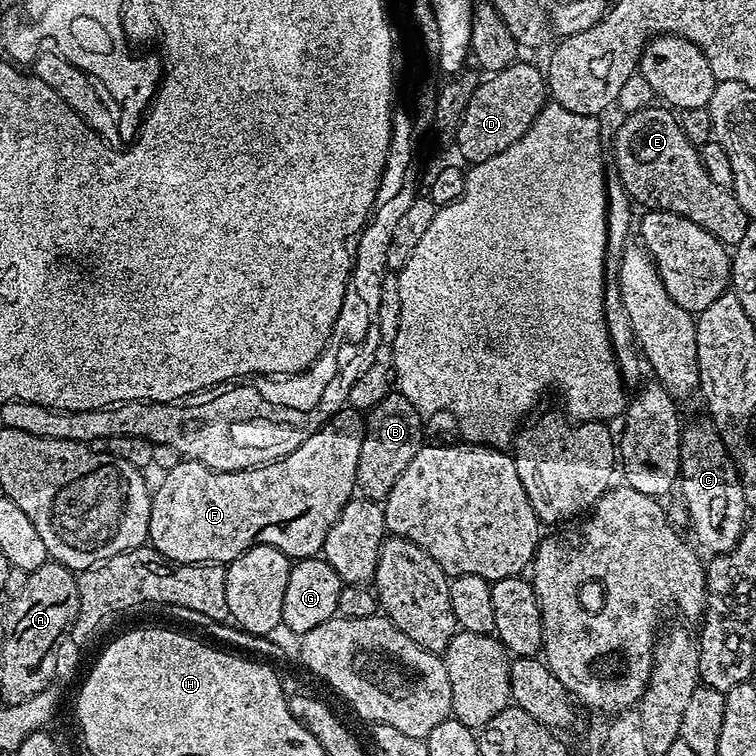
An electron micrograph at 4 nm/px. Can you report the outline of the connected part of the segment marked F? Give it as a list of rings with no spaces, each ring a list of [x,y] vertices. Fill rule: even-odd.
[[[347,406],[335,412],[298,450],[280,460],[260,464],[237,472],[219,472],[202,462],[181,458],[174,470],[163,473],[160,485],[155,485],[150,506],[148,544],[167,560],[178,564],[232,563],[255,544],[274,546],[293,561],[316,558],[323,553],[326,534],[342,514],[346,502],[357,491],[358,454],[362,450],[365,417]]]

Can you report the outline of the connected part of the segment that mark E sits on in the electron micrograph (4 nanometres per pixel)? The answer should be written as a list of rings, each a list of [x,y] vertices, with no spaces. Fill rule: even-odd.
[[[649,106],[647,108],[643,108],[642,110],[638,110],[637,112],[627,113],[627,115],[623,117],[624,121],[617,126],[616,137],[612,140],[612,156],[610,152],[610,160],[611,163],[612,160],[616,163],[614,174],[619,177],[622,182],[622,186],[626,191],[628,191],[628,196],[637,205],[639,205],[639,207],[641,204],[641,209],[655,210],[657,212],[673,212],[679,216],[690,218],[690,222],[694,222],[698,226],[702,226],[708,232],[712,232],[714,234],[714,238],[718,238],[725,246],[734,246],[738,242],[742,242],[742,238],[746,235],[746,230],[748,229],[750,221],[748,216],[742,210],[742,206],[738,202],[735,192],[723,188],[722,186],[718,186],[718,182],[714,182],[714,178],[710,178],[710,174],[706,174],[706,166],[702,166],[702,162],[700,161],[700,149],[697,145],[690,142],[690,138],[686,138],[686,134],[682,130],[677,113],[664,106],[659,106],[660,108],[656,107],[657,106]]]

